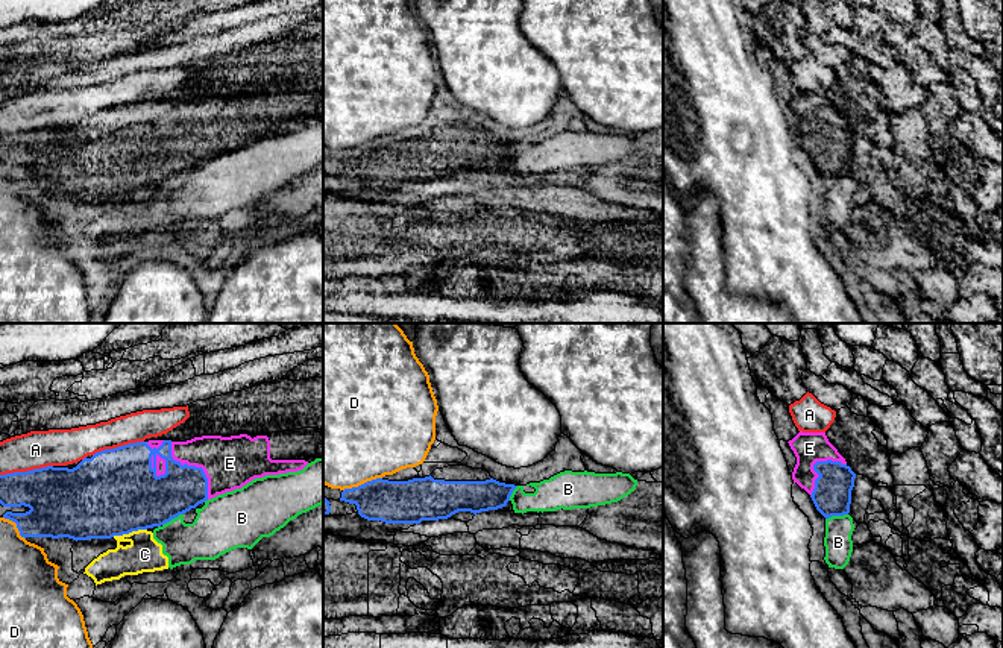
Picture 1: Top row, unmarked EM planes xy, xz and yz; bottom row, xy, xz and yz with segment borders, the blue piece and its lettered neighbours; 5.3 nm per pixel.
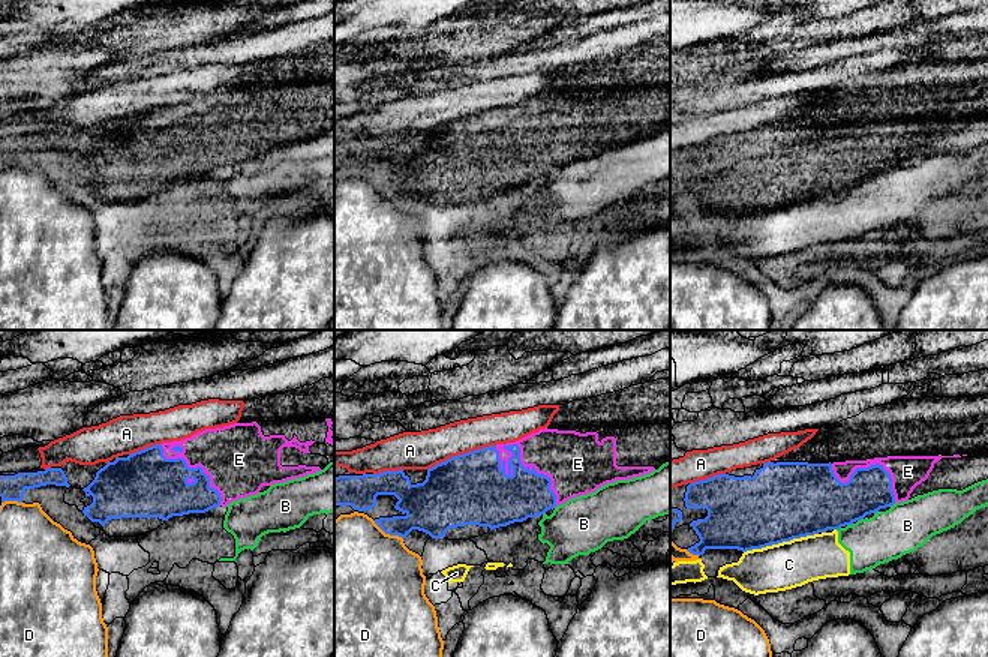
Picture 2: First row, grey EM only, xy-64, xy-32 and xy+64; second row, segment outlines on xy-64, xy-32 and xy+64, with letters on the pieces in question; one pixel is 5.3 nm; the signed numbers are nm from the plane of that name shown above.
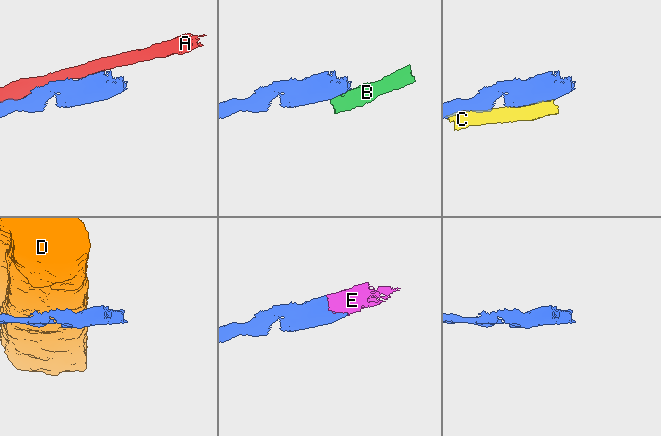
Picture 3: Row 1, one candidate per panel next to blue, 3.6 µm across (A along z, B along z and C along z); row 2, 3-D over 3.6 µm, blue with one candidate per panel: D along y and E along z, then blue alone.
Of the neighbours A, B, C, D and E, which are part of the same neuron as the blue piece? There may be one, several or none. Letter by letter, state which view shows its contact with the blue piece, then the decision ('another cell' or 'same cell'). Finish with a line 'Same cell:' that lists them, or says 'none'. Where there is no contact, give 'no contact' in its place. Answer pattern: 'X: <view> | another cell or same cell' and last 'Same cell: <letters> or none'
A: xy | another cell
B: yz | another cell
C: xy | another cell
D: xz | another cell
E: xy | same cell
Same cell: E

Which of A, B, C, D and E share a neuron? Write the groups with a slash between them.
A / B C / D / E

